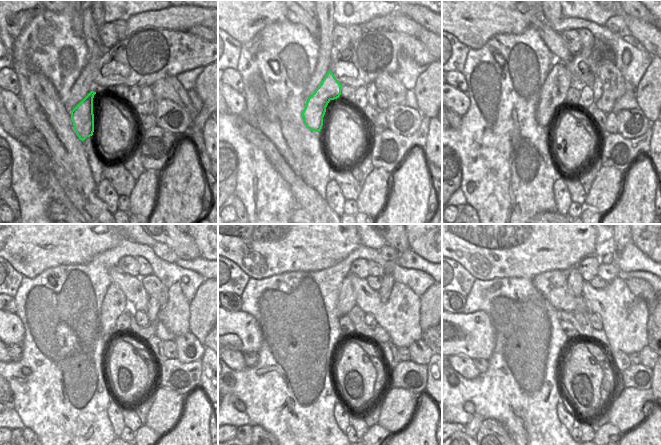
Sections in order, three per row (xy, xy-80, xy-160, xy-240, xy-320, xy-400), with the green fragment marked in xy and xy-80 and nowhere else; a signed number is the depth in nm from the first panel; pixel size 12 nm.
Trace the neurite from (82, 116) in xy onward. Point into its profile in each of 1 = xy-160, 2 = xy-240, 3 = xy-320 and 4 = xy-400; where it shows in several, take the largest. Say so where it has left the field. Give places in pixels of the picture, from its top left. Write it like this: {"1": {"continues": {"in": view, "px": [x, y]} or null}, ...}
{"1": {"continues": {"in": "xy-160", "px": [553, 94]}}, "2": {"continues": {"in": "xy-240", "px": [114, 304]}}, "3": {"continues": {"in": "xy-320", "px": [346, 299]}}, "4": {"continues": {"in": "xy-400", "px": [575, 281]}}}

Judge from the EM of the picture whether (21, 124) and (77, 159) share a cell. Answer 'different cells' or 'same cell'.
different cells

